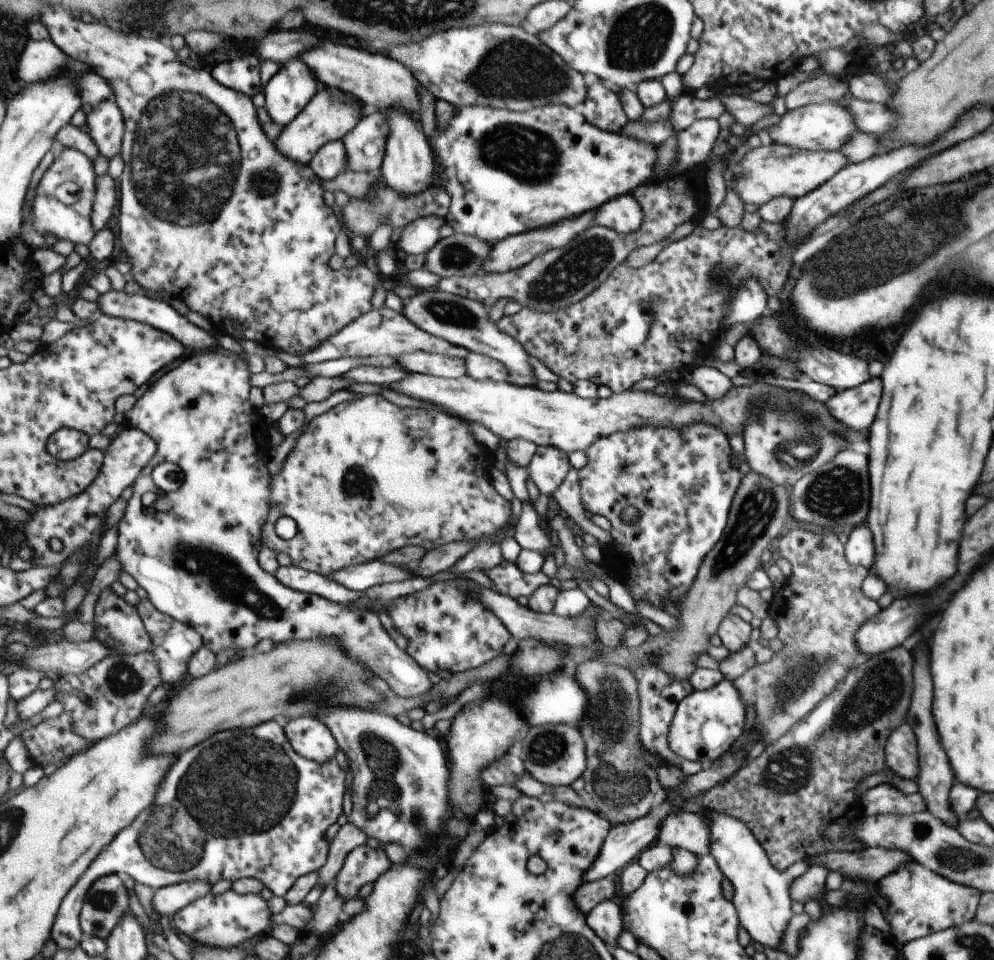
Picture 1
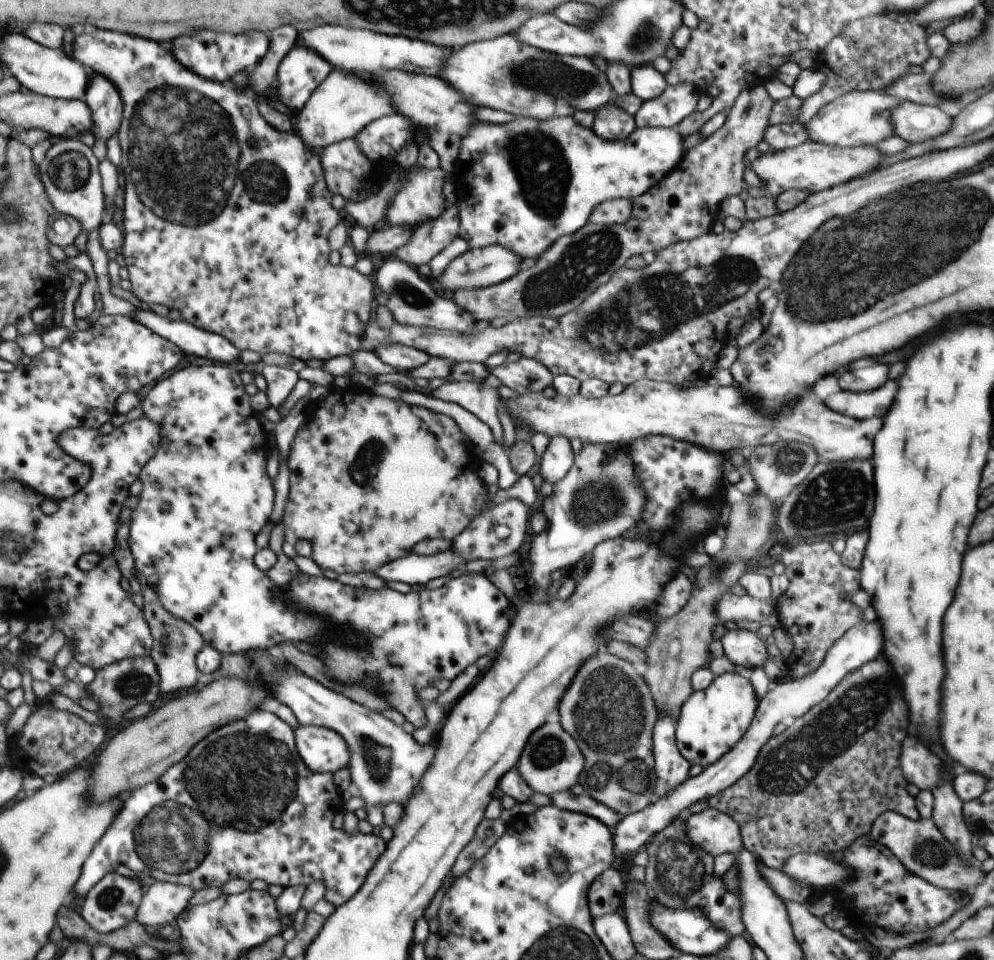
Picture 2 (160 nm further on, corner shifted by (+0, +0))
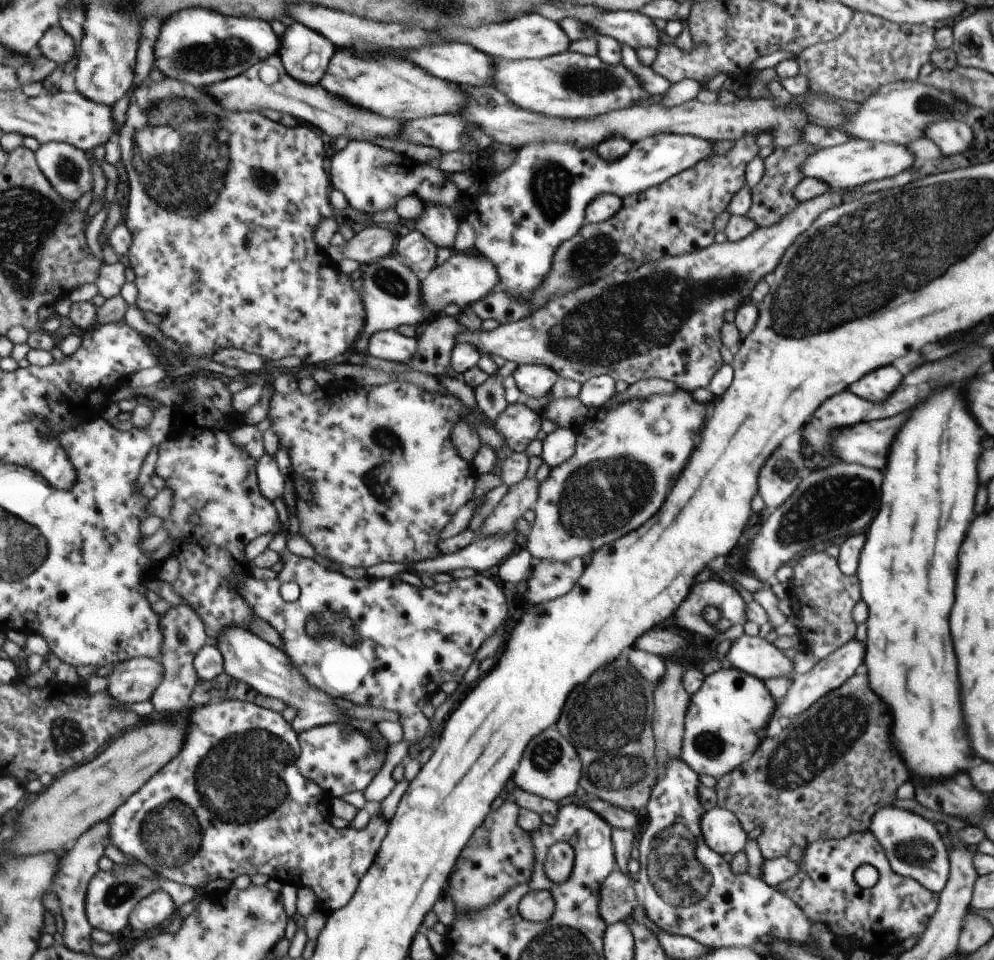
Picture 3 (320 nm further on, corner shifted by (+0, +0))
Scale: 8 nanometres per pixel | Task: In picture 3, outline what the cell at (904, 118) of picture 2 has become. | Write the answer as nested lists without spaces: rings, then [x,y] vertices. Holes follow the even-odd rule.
[[[940,120],[930,123],[924,129],[924,136],[932,140],[945,156],[963,154],[975,136],[974,128],[971,128],[963,121]]]

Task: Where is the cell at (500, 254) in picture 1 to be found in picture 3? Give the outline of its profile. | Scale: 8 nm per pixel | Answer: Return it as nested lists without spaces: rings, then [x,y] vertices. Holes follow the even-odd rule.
[[[452,254],[443,262],[435,265],[428,273],[420,276],[420,302],[428,315],[441,312],[447,304],[456,304],[461,310],[467,305],[482,299],[492,289],[498,287],[498,273],[494,265],[482,254],[468,256],[467,254]]]

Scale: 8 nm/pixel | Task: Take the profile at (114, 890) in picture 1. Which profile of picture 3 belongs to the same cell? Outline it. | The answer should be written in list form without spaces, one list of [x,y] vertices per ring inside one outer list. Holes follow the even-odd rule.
[[[125,856],[128,863],[115,863],[110,871],[99,871],[91,880],[86,896],[86,913],[93,928],[119,934],[130,924],[134,908],[159,889],[159,880],[165,878],[143,861]]]

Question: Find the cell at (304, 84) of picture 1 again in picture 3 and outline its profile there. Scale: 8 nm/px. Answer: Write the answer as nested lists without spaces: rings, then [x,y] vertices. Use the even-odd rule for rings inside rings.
[[[303,24],[289,26],[282,38],[279,55],[287,72],[300,82],[319,84],[338,49],[336,44]]]

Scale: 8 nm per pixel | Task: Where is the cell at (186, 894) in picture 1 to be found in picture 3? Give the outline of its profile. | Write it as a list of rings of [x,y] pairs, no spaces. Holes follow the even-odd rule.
[[[157,890],[134,908],[130,916],[130,925],[142,931],[151,930],[163,924],[167,918],[171,918],[175,907],[173,898],[167,892]]]

